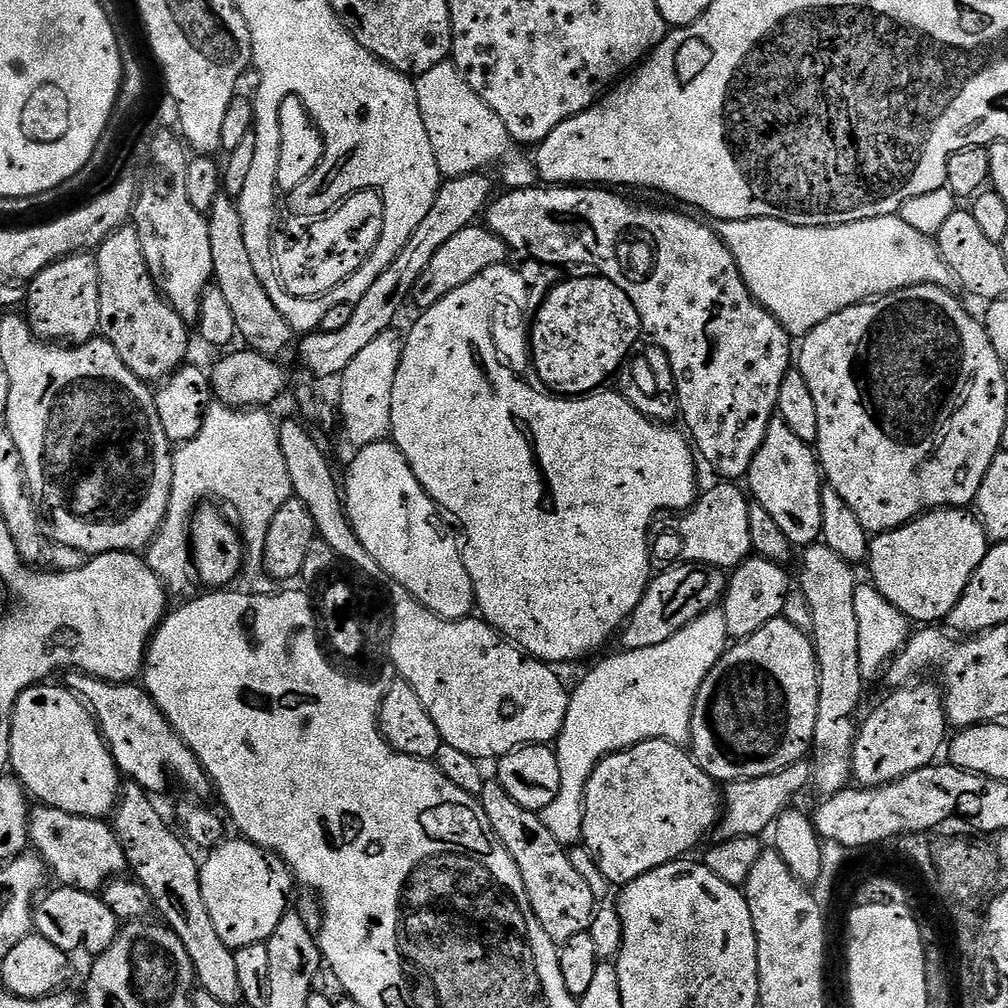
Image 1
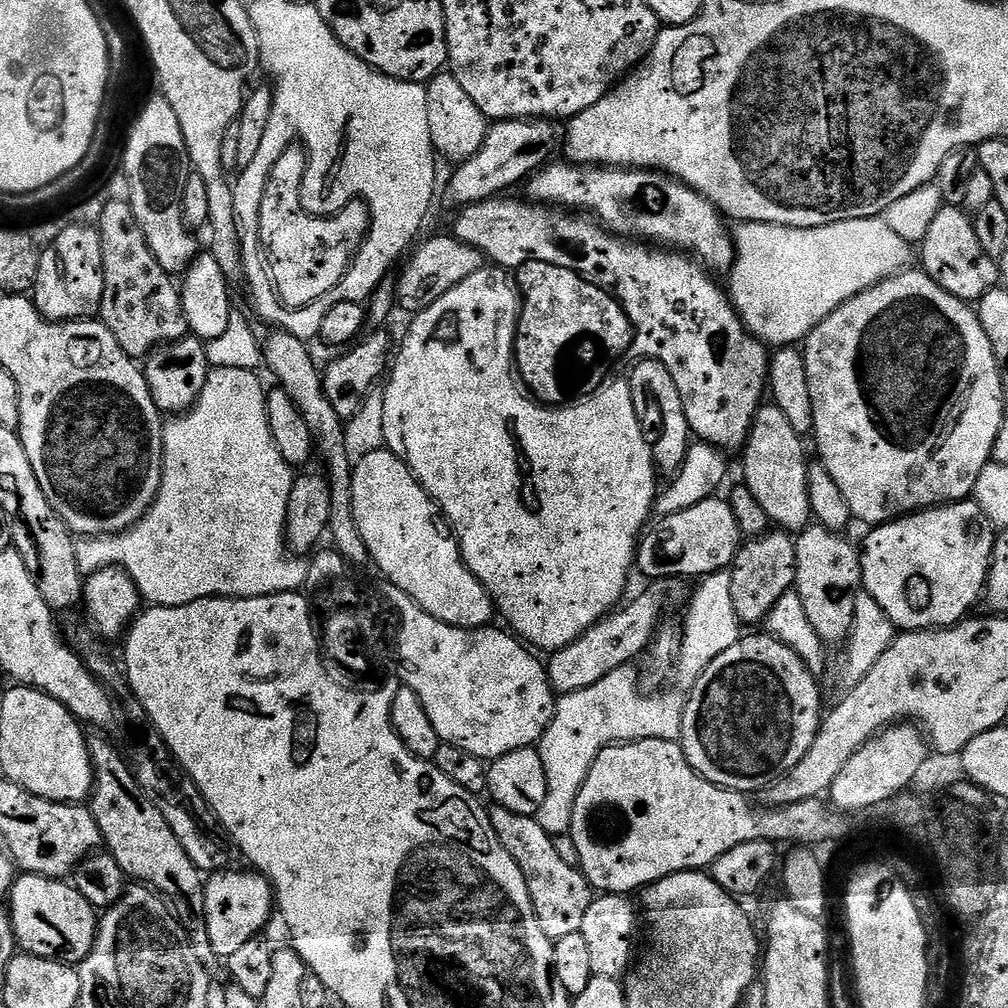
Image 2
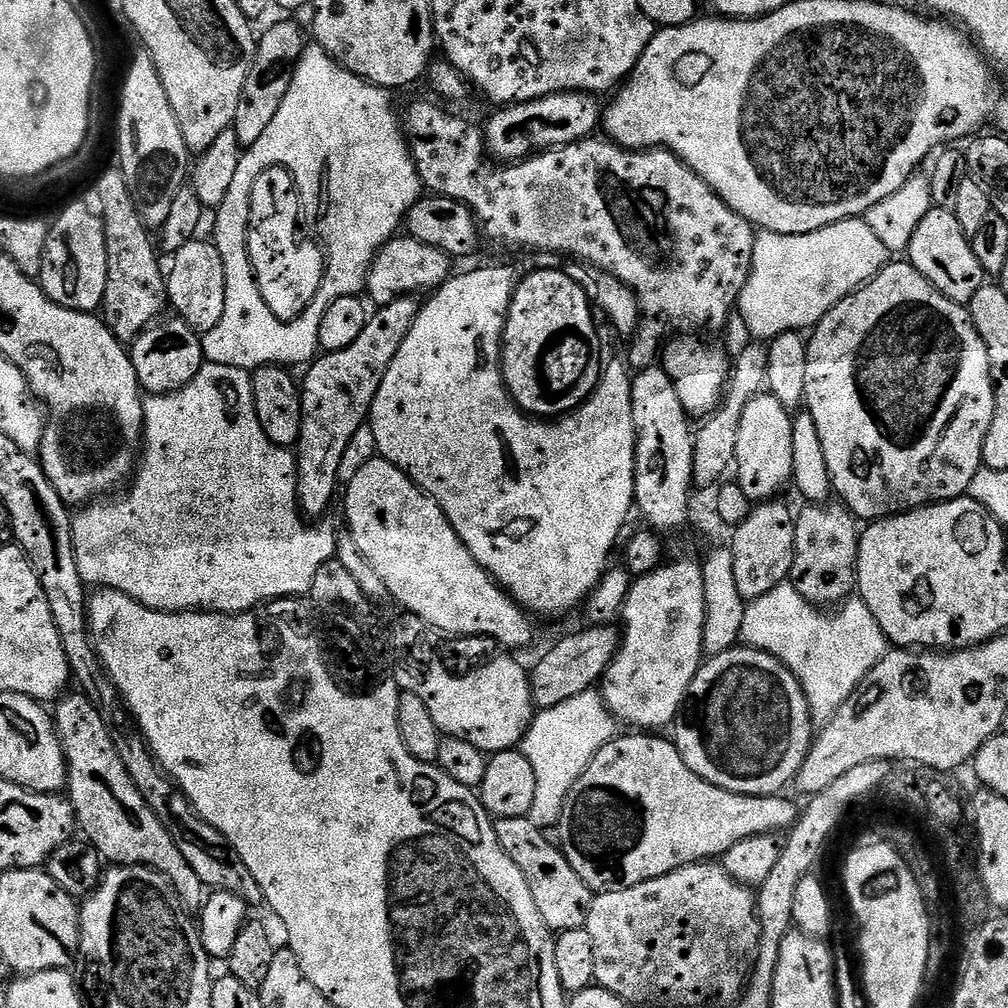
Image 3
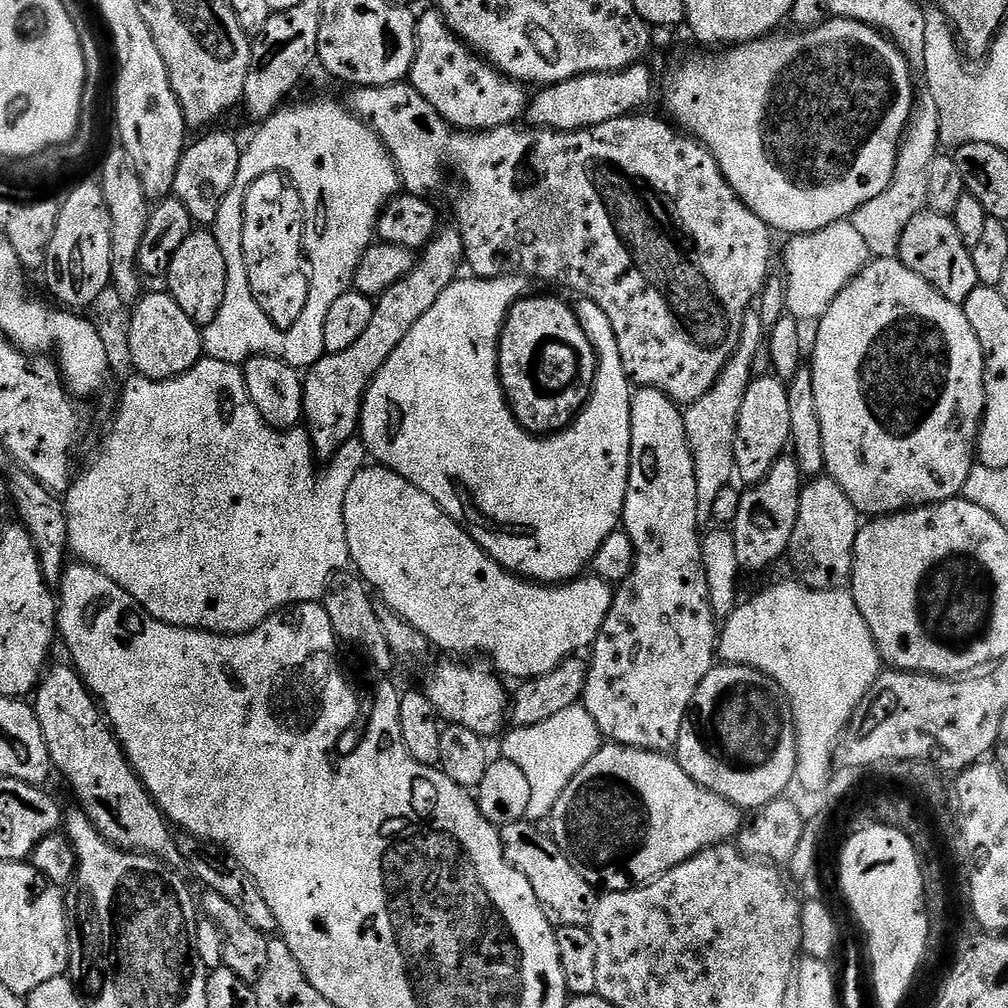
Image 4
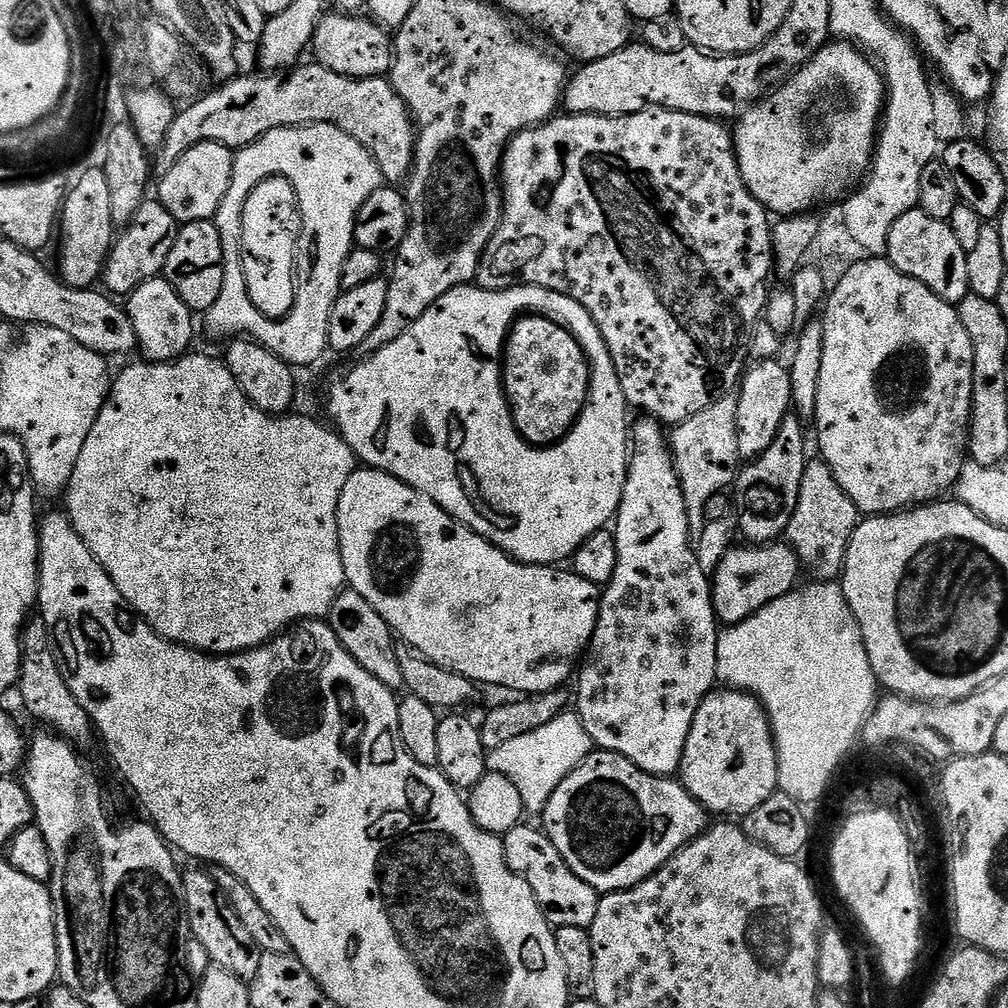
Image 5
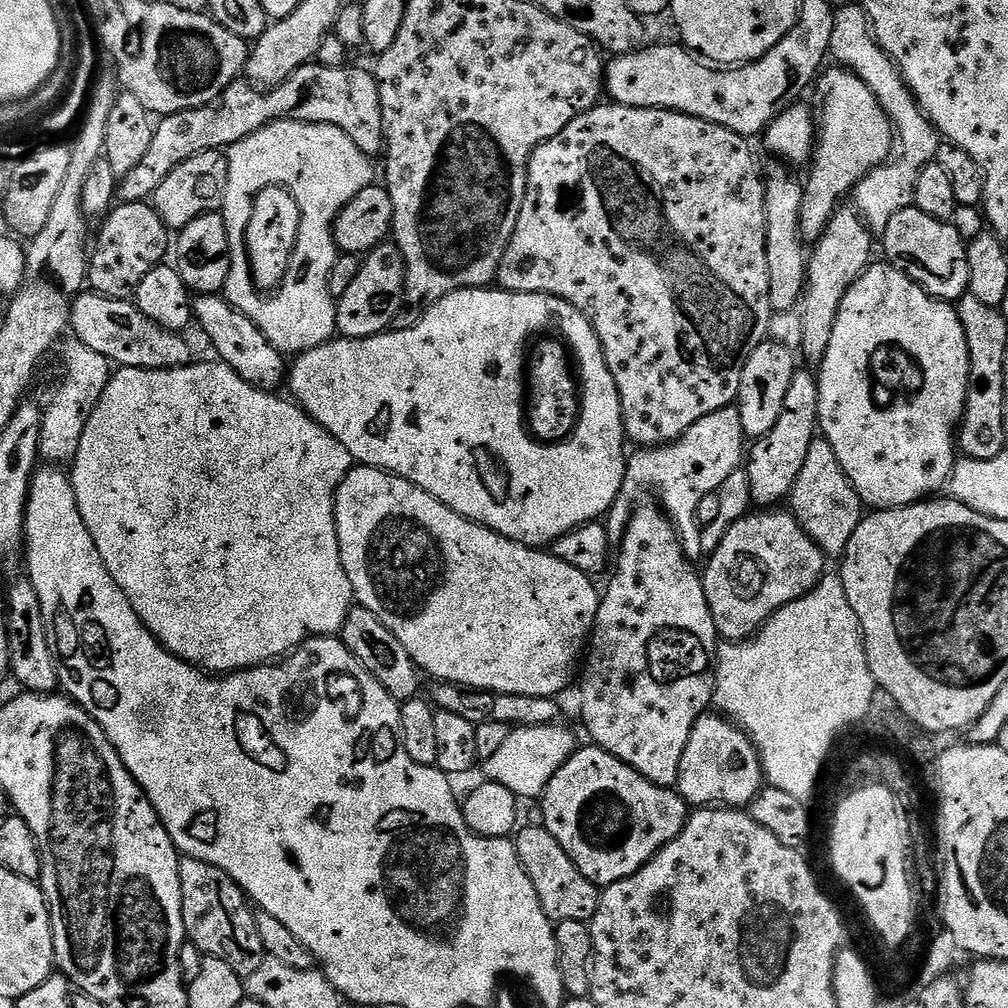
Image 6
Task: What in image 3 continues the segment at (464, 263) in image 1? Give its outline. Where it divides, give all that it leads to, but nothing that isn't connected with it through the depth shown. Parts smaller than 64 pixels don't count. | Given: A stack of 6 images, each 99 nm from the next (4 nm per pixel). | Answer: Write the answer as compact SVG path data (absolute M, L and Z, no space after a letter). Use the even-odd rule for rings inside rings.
M397 235L386 241L372 260L368 271L367 299L373 305L379 306L394 302L399 296L416 296L420 292L431 294L453 275L452 264L453 257L447 256L442 250L426 246L426 242L416 240L413 236Z

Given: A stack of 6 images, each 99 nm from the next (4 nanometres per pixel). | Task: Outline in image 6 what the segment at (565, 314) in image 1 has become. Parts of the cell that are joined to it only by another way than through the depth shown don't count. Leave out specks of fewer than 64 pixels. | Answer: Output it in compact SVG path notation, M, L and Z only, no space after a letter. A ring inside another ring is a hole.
M542 338L533 345L528 356L526 388L529 433L540 443L561 443L571 437L579 420L580 397L570 354L563 341Z

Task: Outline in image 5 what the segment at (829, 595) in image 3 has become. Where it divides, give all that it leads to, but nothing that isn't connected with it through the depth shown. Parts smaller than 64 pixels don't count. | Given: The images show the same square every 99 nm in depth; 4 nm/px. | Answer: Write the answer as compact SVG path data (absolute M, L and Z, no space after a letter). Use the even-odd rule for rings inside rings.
M822 458L809 459L806 470L802 474L802 490L798 490L798 506L794 506L794 518L790 518L790 526L786 533L787 543L796 551L800 560L800 567L809 577L820 582L832 582L844 571L846 550L850 546L850 538L854 534L857 524L860 523L862 514L850 502L846 490L838 486L838 478L830 470L830 466Z

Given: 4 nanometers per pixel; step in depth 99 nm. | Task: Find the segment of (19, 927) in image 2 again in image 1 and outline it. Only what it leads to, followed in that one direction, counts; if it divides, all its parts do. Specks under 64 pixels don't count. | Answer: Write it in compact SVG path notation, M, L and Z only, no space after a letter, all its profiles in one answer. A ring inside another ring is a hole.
M56 886L49 896L39 897L34 908L34 928L42 938L54 942L54 946L63 952L75 954L79 948L85 948L91 954L99 954L108 949L110 942L114 942L118 921L110 906L106 906L97 893Z

